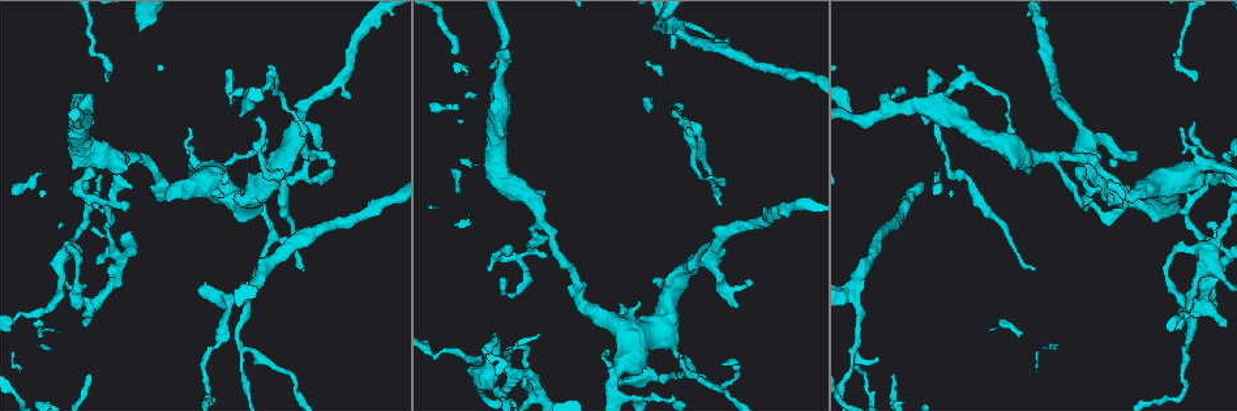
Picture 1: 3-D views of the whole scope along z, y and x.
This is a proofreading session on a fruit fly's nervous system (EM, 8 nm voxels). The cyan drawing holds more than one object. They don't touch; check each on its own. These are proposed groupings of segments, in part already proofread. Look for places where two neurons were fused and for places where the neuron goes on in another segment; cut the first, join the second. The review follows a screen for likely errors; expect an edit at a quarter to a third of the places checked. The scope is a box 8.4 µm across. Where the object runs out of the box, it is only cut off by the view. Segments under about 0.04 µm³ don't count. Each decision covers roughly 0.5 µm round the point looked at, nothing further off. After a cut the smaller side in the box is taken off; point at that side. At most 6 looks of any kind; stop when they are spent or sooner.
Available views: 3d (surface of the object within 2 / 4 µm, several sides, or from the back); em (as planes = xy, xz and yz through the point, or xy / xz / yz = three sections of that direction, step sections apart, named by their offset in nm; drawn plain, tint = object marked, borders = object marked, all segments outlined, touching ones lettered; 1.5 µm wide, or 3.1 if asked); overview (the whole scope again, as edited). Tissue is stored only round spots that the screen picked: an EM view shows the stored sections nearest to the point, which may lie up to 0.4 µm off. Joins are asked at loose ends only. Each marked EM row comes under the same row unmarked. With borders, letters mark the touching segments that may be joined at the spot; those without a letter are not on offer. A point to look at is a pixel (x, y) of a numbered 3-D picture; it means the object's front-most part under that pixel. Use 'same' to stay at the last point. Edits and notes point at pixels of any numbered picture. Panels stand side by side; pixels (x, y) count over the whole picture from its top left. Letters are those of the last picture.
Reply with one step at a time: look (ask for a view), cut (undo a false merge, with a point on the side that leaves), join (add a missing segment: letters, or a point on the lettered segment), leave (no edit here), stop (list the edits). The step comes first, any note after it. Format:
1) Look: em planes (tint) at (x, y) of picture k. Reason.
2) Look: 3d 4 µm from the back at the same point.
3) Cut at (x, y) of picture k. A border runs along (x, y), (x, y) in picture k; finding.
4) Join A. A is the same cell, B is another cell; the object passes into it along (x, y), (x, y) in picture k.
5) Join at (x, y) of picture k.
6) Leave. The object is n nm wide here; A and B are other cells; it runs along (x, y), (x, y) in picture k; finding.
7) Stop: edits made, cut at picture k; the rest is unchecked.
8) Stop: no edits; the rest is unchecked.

Look: em xy step 8 (borders) at (333, 166) of picture 1. Branch stops here.

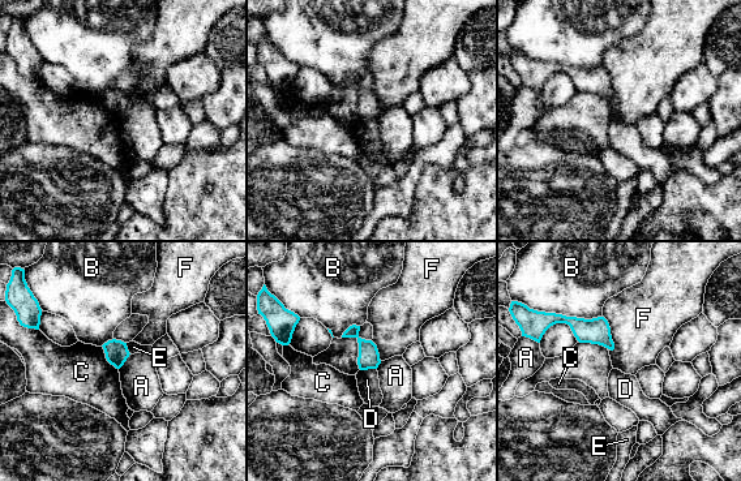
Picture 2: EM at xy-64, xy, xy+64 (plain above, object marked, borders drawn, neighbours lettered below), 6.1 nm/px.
Leave. A, B, C, D, E and F are other cells; a border runs along (376, 368), (360, 370) in picture 2; no lettered segment goes on from it.

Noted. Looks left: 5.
Look: em planes (borders) at (1185, 211) of picture 1. Three-way junction.

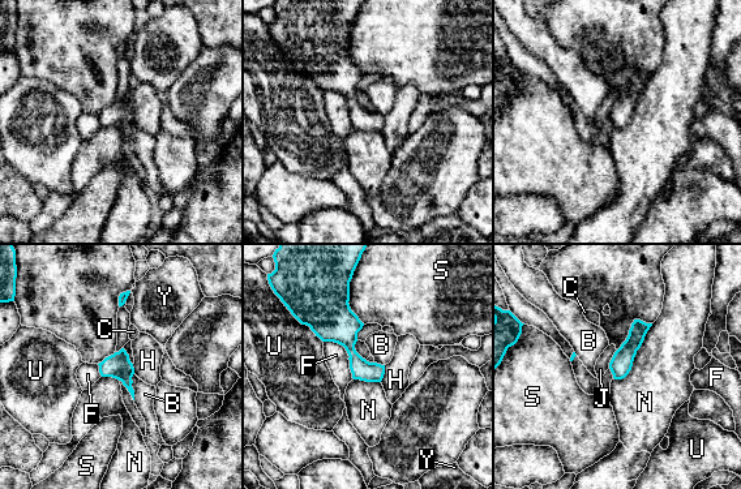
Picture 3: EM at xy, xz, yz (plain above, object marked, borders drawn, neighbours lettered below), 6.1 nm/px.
Leave. B, C, F, H, J, N, S, U and Y are other cells; a border runs along (652, 324), (632, 369), (615, 380) in picture 3; all the same neuron.

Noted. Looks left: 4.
Look: em planes (borders) at (495, 332) of picture 1. Abrupt turn.

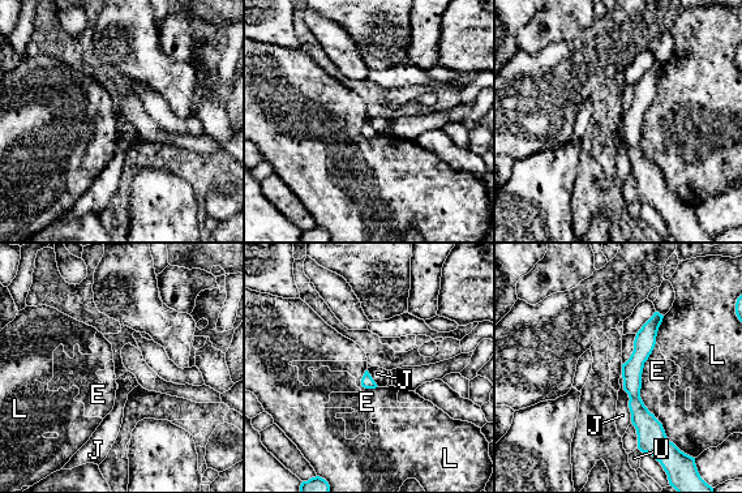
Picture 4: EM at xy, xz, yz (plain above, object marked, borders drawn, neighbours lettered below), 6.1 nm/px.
Leave. E, J, L and U are other cells; a border runs along (664, 316), (655, 342) in picture 4; all the same neuron.

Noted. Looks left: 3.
Stop: no edits; the rest is unchecked.

